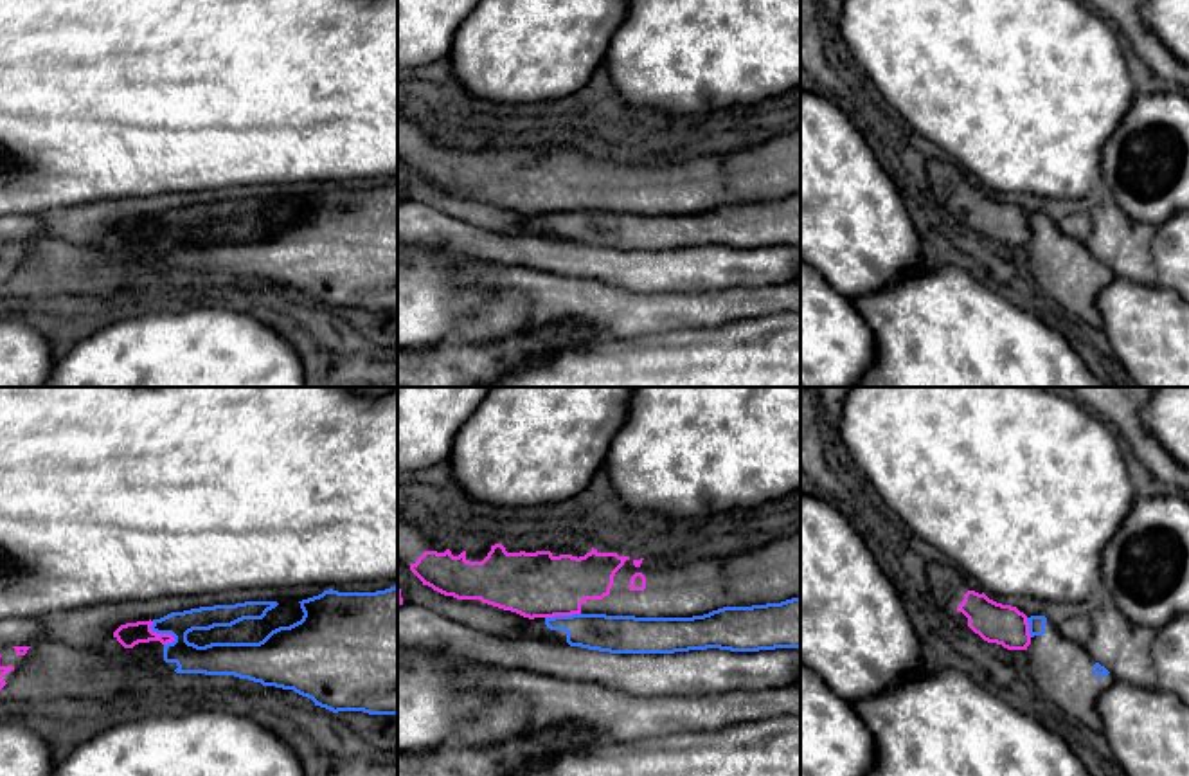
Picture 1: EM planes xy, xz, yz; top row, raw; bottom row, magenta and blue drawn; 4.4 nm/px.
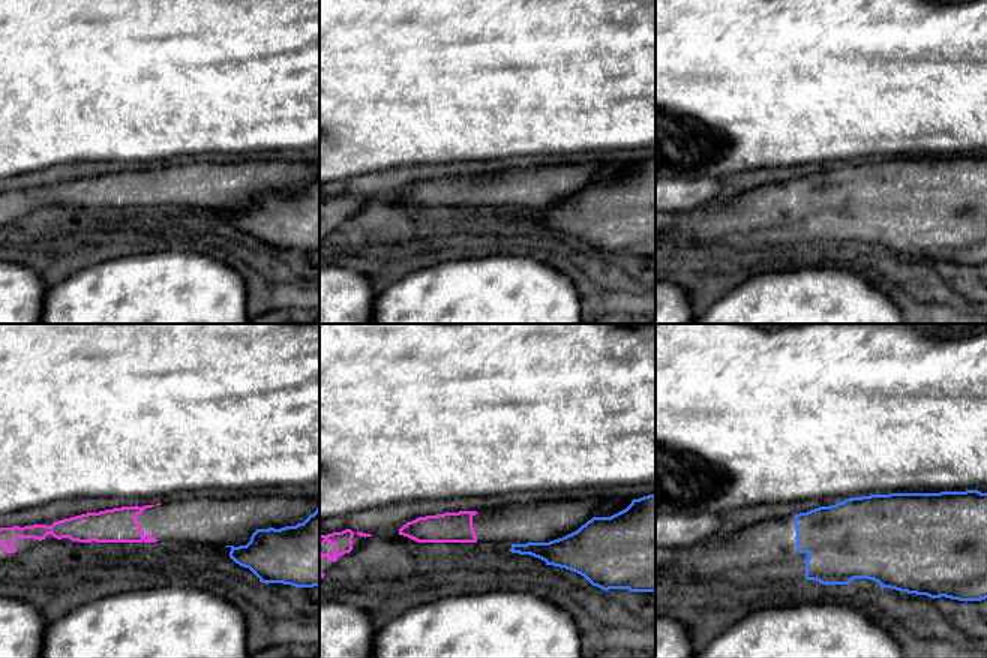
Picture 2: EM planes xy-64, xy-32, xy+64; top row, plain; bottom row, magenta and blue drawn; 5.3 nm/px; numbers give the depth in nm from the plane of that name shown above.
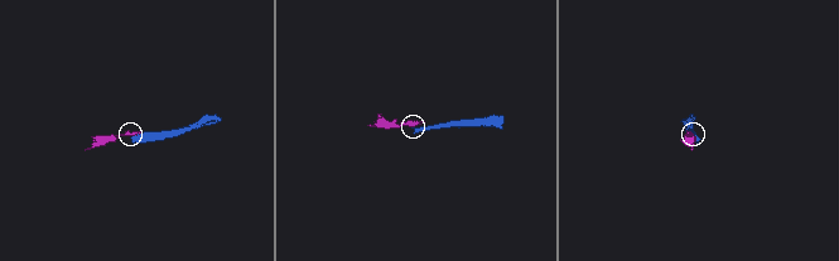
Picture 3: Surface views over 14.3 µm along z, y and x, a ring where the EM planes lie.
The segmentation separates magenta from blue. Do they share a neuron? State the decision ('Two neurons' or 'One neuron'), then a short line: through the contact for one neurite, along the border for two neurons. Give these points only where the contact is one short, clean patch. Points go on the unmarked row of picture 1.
Two neurons. Line: xy (151, 218), (153, 227), (168, 229), (175, 236)

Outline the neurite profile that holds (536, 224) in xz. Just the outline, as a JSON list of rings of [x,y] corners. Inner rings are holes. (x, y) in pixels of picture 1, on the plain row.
[[[800,193],[781,200],[723,203],[693,214],[606,211],[534,214],[523,230],[610,250],[800,245]]]

